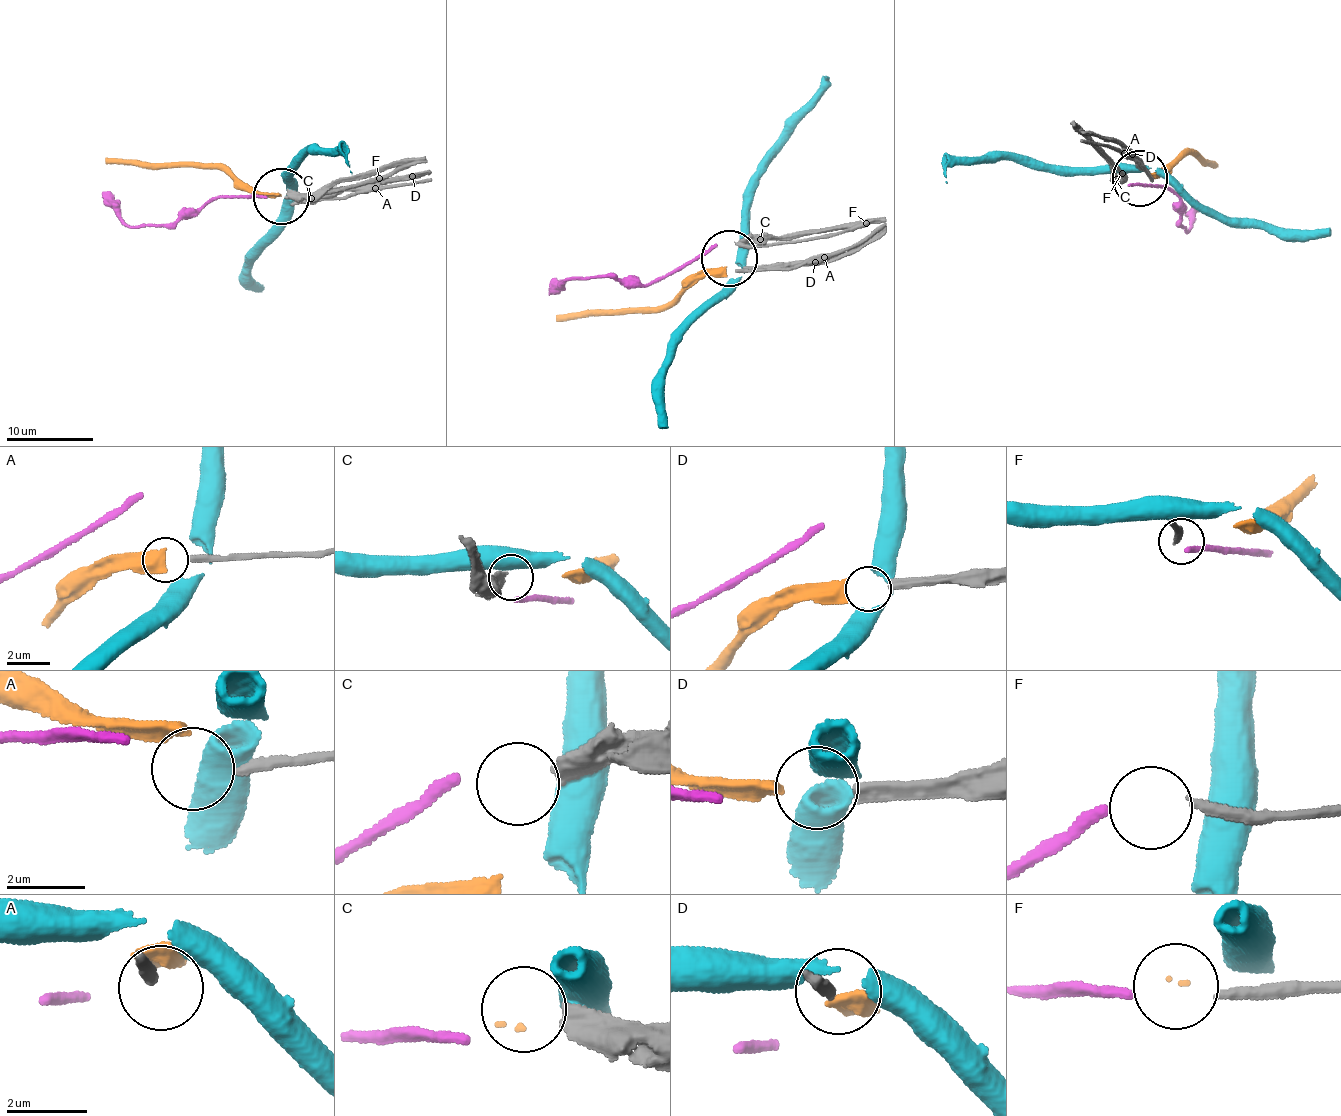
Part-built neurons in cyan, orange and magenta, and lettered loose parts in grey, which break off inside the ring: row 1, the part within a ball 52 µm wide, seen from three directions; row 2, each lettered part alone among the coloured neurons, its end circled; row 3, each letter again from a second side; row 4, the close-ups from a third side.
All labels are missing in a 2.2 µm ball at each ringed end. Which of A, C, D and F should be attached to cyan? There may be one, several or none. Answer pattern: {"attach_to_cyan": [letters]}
{"attach_to_cyan": []}

